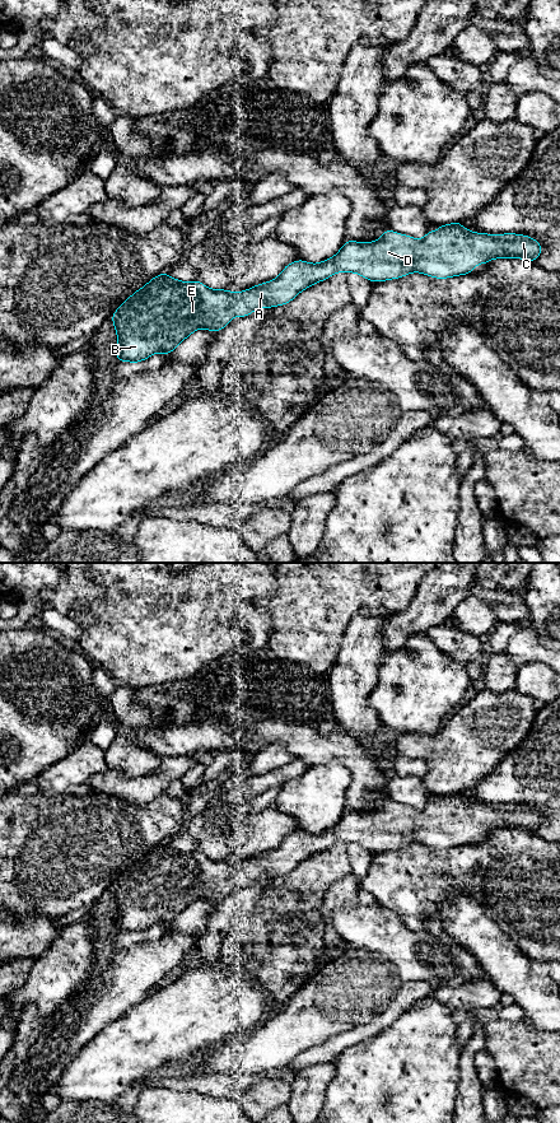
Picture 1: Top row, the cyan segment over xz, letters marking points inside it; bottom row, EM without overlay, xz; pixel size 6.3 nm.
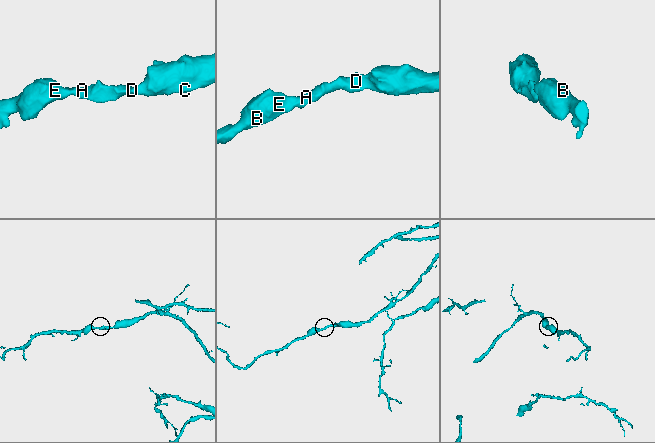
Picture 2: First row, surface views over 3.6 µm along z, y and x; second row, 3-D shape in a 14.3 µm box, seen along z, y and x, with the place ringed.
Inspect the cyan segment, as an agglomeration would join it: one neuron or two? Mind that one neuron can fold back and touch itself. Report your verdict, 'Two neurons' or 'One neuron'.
One neuron

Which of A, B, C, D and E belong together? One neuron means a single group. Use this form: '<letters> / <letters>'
A B C D E

